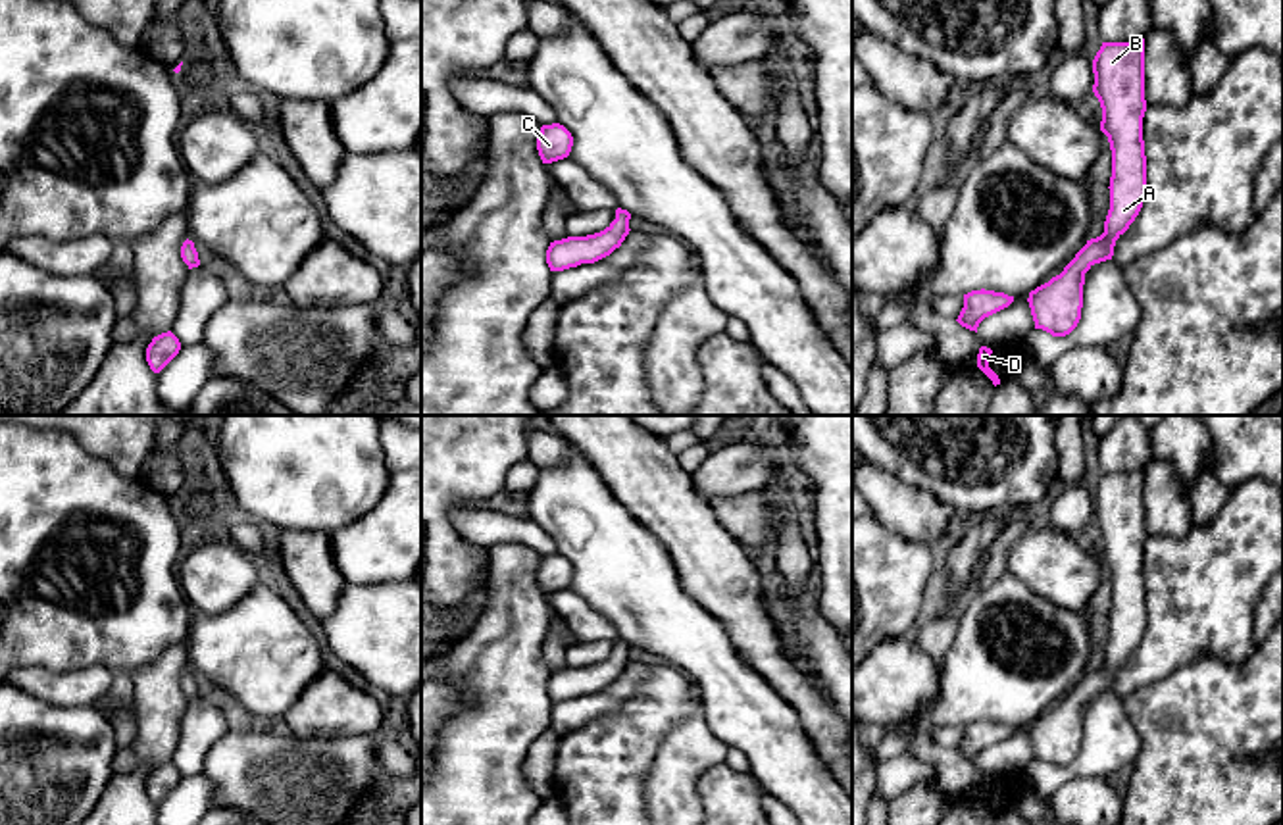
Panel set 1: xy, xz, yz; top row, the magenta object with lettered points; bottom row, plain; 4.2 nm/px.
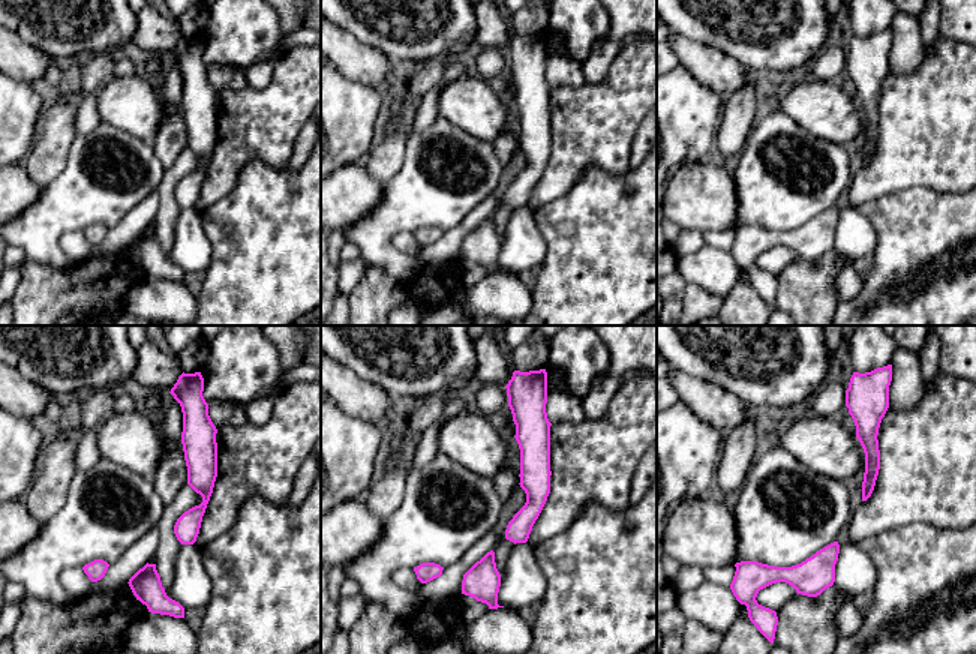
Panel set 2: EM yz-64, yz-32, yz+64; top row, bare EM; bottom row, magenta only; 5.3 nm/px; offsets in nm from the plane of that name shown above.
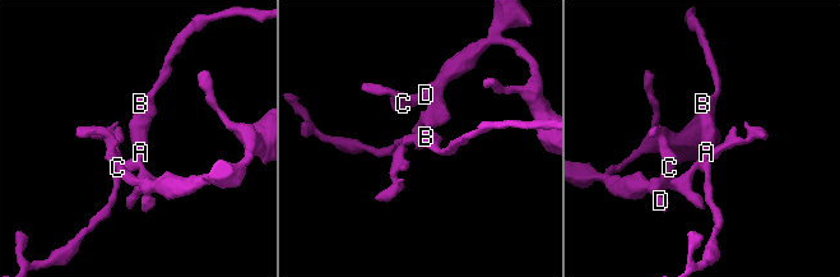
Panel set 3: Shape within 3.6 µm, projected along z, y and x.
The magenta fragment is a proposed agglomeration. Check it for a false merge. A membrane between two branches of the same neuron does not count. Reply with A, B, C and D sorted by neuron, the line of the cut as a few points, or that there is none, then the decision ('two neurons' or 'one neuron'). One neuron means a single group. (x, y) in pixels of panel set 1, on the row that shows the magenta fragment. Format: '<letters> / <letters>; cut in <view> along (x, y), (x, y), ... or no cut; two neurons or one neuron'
A B C D; no cut; one neuron

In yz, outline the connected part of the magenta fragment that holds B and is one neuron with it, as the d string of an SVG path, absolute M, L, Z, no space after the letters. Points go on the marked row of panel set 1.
M1145 38L1102 42L1093 60L1093 73L1093 92L1102 108L1100 131L1112 150L1110 210L1104 233L1087 240L1060 275L1029 292L1035 329L1052 337L1066 337L1077 327L1085 273L1094 263L1112 260L1116 240L1135 221L1146 198Z

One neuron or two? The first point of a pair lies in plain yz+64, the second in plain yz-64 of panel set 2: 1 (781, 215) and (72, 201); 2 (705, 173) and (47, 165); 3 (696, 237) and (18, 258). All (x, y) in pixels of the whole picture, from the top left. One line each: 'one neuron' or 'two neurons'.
1: one neuron
2: two neurons
3: one neuron

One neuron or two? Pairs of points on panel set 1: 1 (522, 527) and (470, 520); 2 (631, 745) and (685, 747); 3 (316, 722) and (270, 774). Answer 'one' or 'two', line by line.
1: one
2: two
3: two

